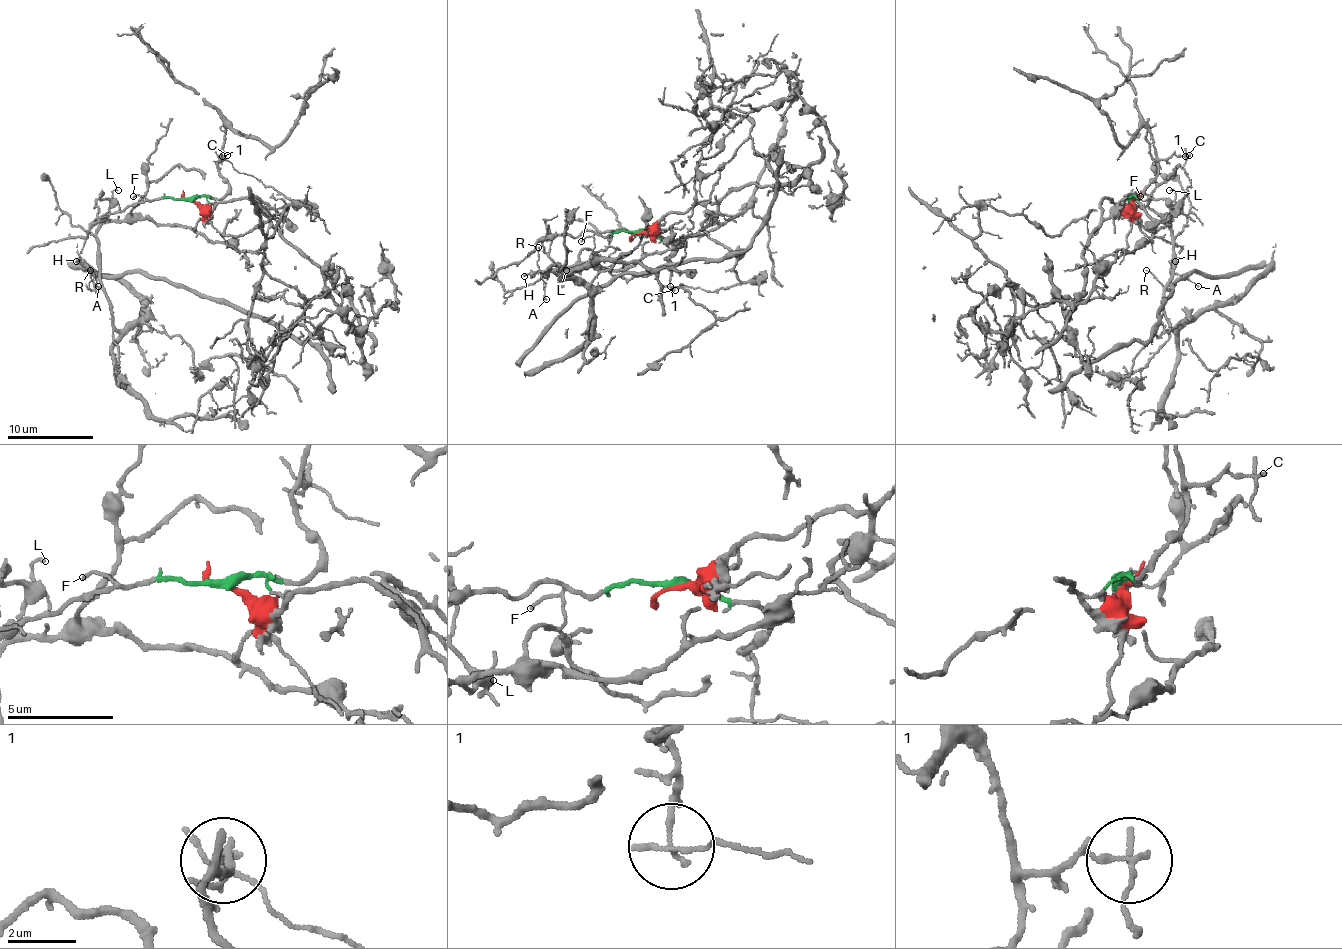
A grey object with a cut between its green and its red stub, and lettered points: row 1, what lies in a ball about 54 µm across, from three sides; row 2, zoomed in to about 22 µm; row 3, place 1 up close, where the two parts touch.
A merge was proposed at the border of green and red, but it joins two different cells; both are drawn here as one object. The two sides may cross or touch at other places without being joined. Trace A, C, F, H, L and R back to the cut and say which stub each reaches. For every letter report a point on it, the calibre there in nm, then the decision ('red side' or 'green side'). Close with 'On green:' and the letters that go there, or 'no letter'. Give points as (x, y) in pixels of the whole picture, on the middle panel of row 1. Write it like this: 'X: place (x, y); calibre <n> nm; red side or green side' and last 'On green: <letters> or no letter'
A: place (546, 299); calibre 120 nm; red side
C: place (675, 290); calibre 130 nm; green side
F: place (581, 241); calibre 130 nm; green side
H: place (524, 276); calibre 150 nm; red side
L: place (566, 270); calibre 100 nm; red side
R: place (538, 247); calibre 100 nm; red side
On green: C, F

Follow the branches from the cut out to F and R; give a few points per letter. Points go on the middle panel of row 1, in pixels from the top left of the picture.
F: (637, 231), (590, 236), (581, 242)
R: (637, 233), (650, 236), (639, 259), (618, 270), (564, 265), (545, 274), (549, 270), (536, 265), (538, 246)

